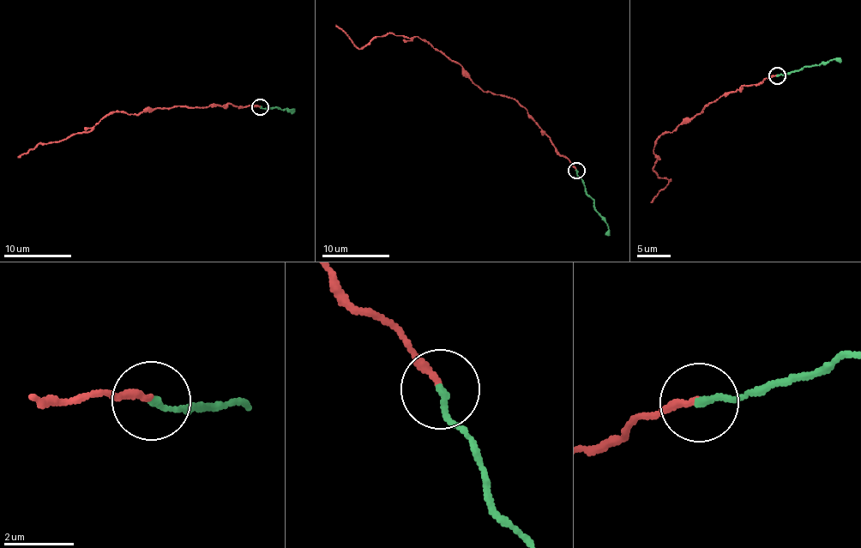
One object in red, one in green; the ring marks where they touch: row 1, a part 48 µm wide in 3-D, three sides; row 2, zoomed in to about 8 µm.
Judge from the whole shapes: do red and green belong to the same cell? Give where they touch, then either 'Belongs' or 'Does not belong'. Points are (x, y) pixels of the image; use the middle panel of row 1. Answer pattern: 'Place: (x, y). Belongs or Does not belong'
Place: (576, 170). Belongs

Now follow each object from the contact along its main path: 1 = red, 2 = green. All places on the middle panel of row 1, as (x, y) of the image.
1: (575, 171), (523, 107), (509, 97), (483, 92), (459, 63), (429, 43), (389, 33), (357, 47), (336, 24)
2: (575, 171), (584, 190), (593, 200), (593, 206), (608, 226), (605, 235)

